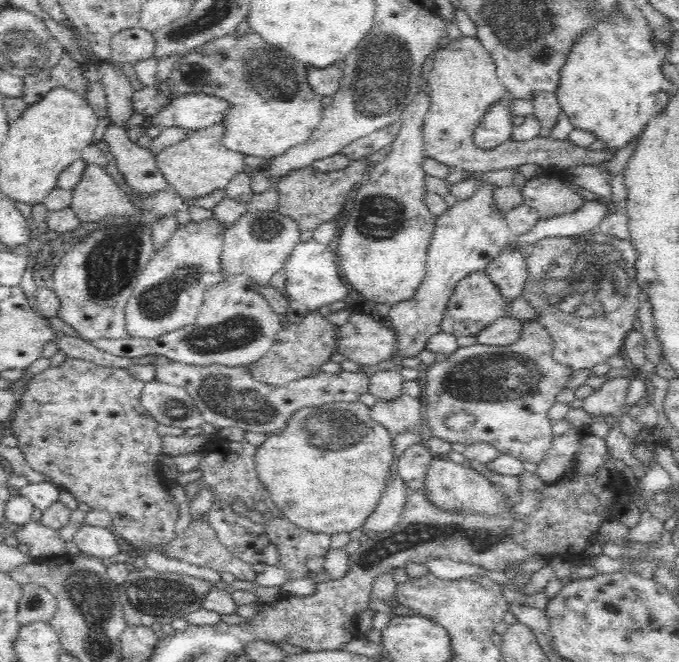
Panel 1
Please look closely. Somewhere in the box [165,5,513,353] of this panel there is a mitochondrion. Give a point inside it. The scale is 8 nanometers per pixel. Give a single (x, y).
(380, 77)

